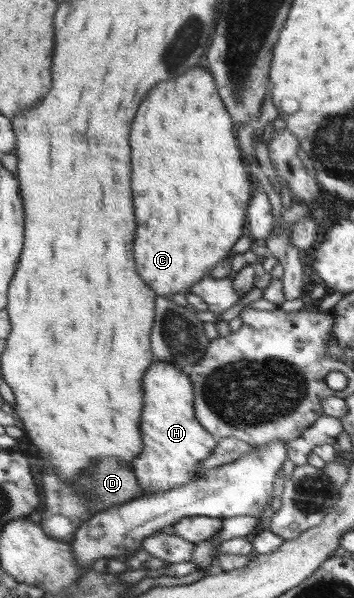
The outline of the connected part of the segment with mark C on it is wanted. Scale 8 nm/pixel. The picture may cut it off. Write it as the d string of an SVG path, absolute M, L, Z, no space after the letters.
M204 63L188 69L178 78L156 84L148 92L134 116L130 146L134 214L138 222L134 240L136 270L156 296L171 297L173 293L186 296L192 284L210 276L210 269L218 262L226 261L231 247L242 236L255 187L233 123L218 94L214 77Z

